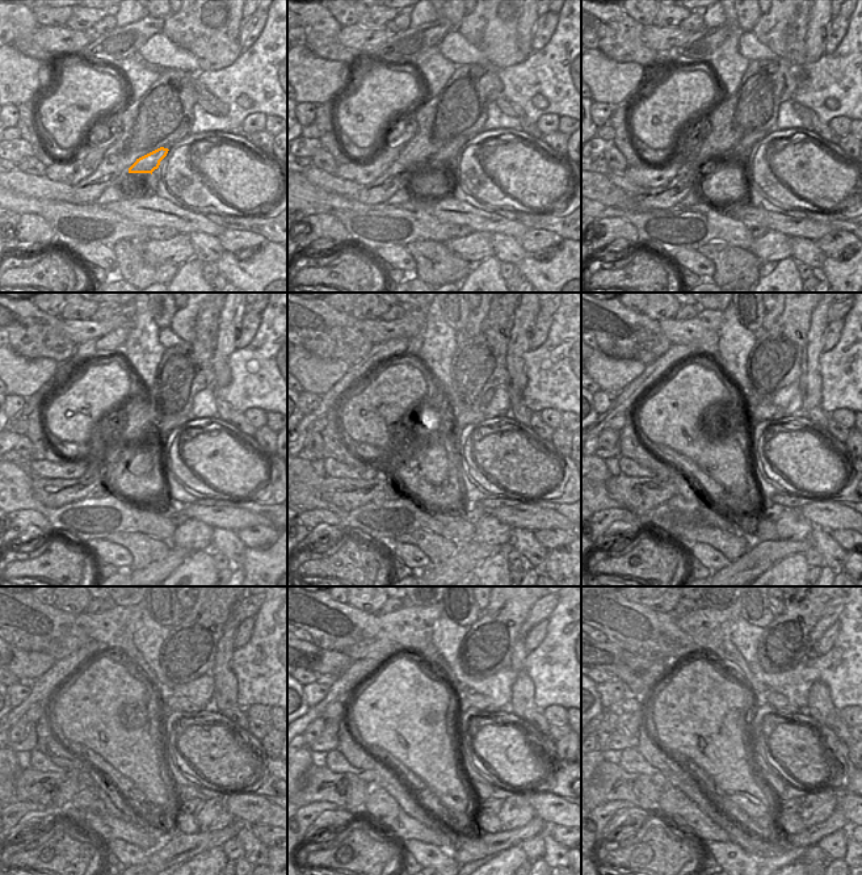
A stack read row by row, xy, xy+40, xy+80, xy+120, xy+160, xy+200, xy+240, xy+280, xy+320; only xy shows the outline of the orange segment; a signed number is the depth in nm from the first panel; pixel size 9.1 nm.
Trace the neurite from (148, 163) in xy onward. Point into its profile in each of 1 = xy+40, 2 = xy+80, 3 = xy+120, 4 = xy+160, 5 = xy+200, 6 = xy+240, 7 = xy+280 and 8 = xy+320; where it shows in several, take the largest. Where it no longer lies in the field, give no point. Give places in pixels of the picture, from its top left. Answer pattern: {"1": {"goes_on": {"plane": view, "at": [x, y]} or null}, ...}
{"1": {"goes_on": {"plane": "xy+40", "at": [446, 155]}}, "2": {"goes_on": {"plane": "xy+80", "at": [744, 148]}}, "3": {"goes_on": {"plane": "xy+120", "at": [168, 424]}}, "4": {"goes_on": {"plane": "xy+160", "at": [472, 417]}}, "5": {"goes_on": {"plane": "xy+200", "at": [768, 412]}}, "6": {"goes_on": {"plane": "xy+240", "at": [171, 702]}}, "7": {"goes_on": {"plane": "xy+280", "at": [472, 699]}}, "8": {"goes_on": {"plane": "xy+320", "at": [778, 701]}}}

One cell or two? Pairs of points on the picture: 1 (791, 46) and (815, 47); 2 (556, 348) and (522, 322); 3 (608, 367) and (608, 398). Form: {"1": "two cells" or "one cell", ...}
{"1": "two cells", "2": "two cells", "3": "two cells"}

